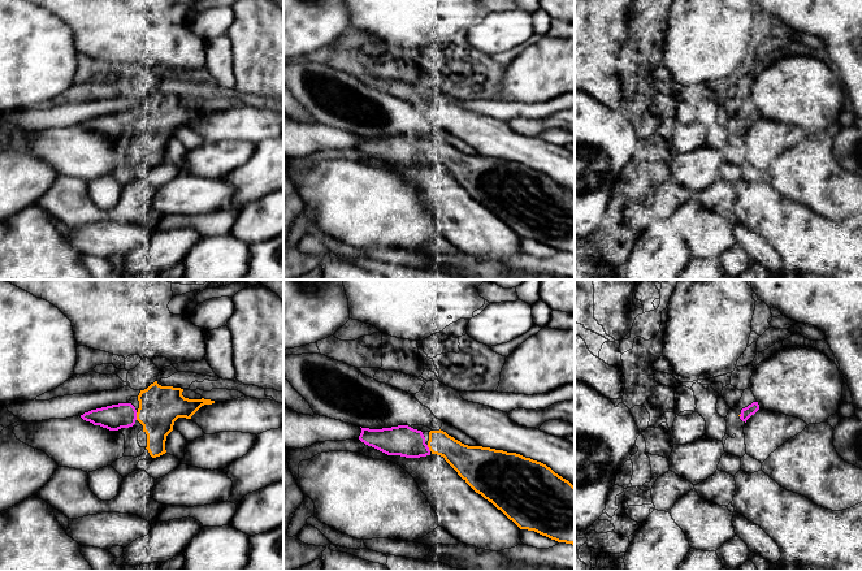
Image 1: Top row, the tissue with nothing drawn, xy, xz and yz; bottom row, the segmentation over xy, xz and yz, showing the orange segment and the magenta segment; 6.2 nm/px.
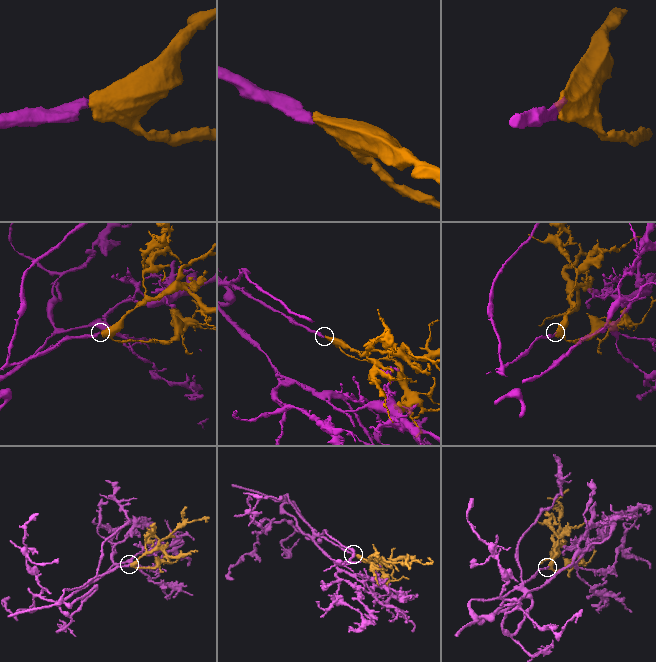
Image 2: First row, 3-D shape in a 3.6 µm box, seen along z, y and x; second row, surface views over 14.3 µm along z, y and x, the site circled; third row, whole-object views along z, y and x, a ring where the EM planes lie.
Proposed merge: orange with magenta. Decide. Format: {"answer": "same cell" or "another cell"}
{"answer": "same cell"}

